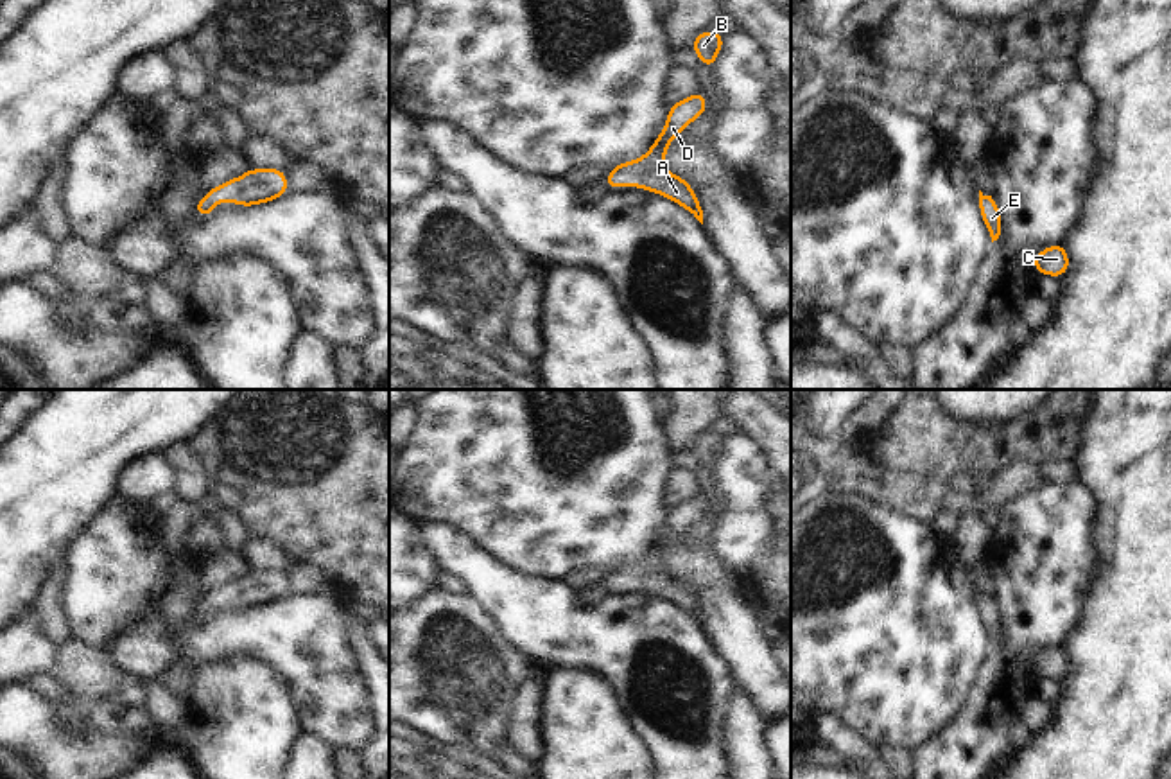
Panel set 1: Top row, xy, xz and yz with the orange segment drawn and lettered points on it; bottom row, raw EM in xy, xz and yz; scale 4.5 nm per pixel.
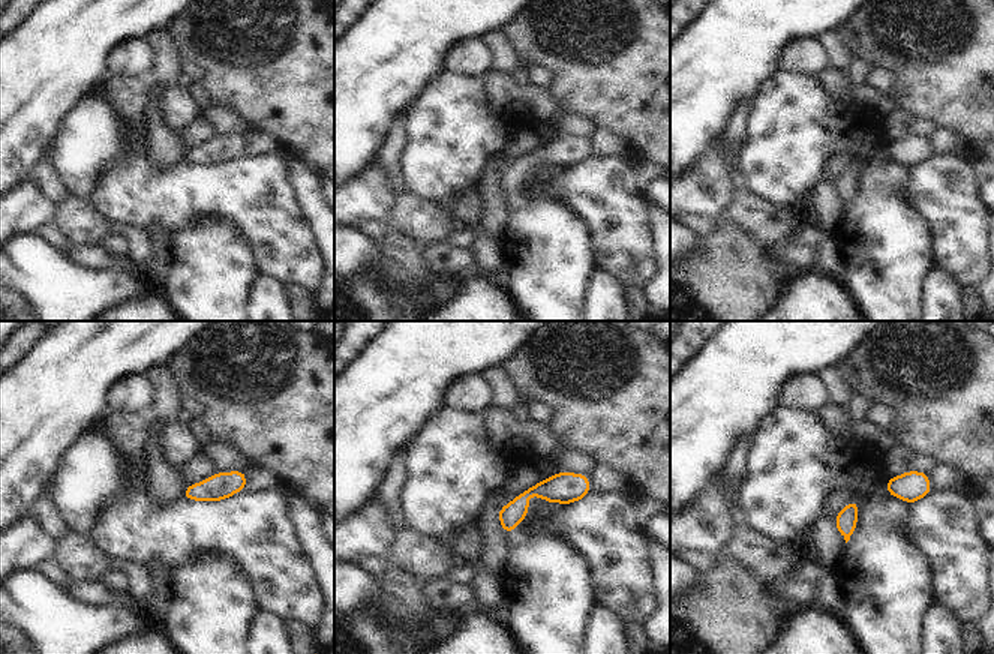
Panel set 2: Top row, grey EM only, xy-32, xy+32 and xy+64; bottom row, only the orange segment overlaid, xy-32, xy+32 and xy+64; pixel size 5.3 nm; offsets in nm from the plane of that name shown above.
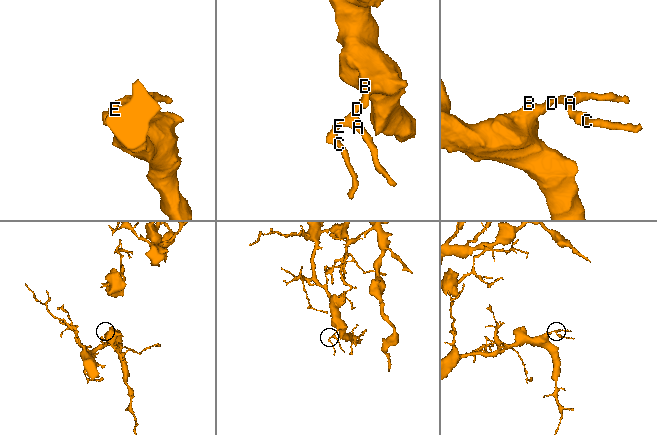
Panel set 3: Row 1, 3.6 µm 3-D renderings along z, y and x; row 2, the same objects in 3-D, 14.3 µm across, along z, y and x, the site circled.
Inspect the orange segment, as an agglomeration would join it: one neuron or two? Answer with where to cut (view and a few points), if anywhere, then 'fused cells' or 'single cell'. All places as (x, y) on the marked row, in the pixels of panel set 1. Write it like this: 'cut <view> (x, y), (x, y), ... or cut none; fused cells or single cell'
cut none; single cell

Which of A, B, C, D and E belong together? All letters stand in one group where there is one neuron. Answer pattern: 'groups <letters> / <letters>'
groups A B C D E

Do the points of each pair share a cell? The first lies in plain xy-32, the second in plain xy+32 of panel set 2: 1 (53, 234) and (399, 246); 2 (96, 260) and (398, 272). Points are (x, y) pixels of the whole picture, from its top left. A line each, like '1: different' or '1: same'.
1: different
2: different

